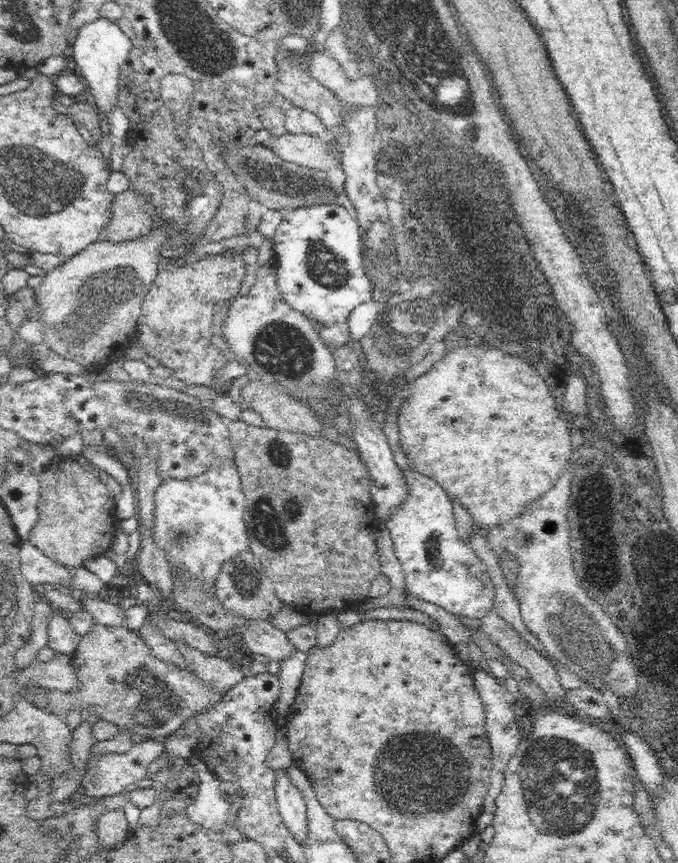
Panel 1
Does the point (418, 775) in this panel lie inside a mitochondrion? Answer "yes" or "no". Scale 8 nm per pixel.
yes

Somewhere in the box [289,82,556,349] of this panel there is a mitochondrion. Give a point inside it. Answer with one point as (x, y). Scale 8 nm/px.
(451, 170)

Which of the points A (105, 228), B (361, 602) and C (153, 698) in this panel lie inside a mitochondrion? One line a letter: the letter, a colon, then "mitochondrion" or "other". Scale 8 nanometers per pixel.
A: other
B: other
C: mitochondrion

